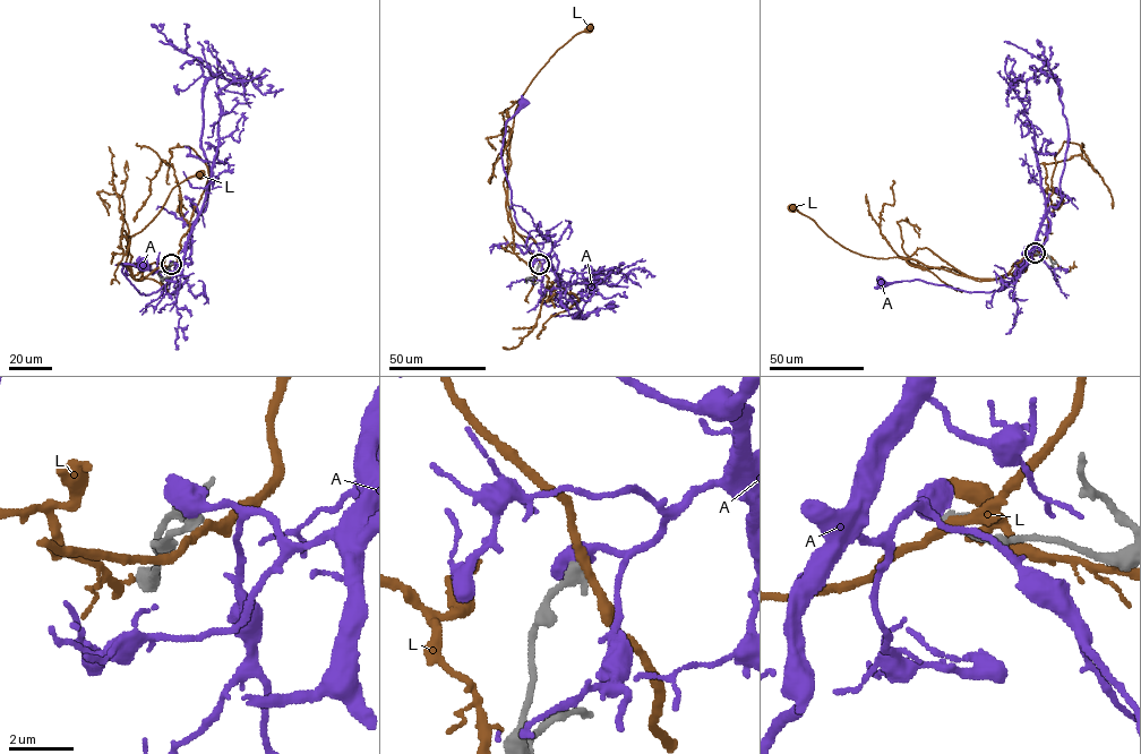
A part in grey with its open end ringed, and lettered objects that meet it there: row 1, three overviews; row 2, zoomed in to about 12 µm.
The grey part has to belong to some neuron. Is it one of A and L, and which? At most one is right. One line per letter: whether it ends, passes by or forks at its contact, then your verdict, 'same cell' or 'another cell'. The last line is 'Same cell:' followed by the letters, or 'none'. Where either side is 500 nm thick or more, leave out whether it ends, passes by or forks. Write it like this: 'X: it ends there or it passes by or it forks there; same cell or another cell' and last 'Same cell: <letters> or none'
A: it passes by; another cell
L: it passes by; another cell
Same cell: none

